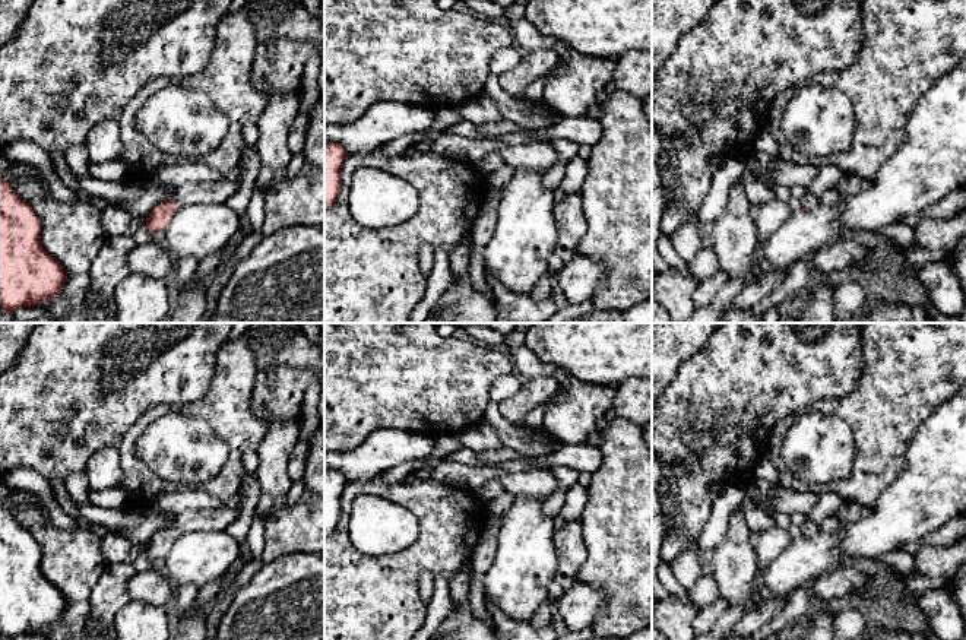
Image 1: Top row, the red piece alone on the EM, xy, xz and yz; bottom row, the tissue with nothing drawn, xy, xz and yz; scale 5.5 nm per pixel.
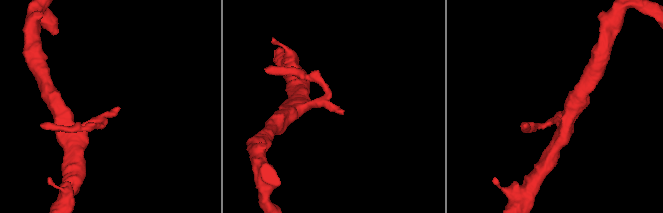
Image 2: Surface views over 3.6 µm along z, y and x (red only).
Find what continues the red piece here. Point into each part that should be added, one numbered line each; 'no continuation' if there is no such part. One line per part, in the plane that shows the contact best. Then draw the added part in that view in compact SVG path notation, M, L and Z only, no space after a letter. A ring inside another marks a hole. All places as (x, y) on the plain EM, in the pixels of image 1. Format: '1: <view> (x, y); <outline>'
1: xy (217, 519); M219 504L216 508L187 510L177 516L172 527L178 536L186 532L218 532L225 530L240 516L238 507Z

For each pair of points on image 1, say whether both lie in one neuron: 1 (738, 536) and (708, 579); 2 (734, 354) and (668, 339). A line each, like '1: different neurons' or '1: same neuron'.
1: different neurons
2: different neurons

